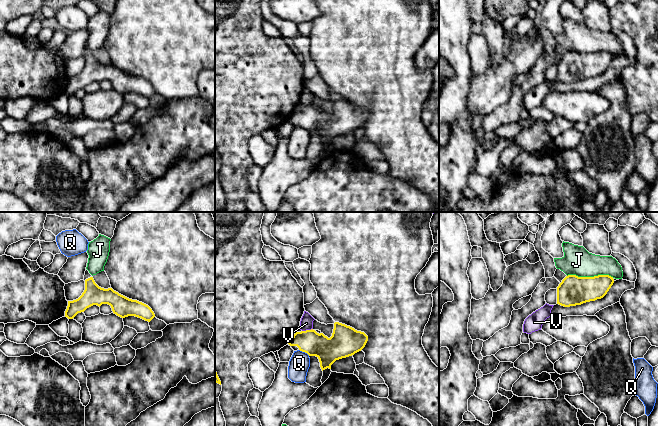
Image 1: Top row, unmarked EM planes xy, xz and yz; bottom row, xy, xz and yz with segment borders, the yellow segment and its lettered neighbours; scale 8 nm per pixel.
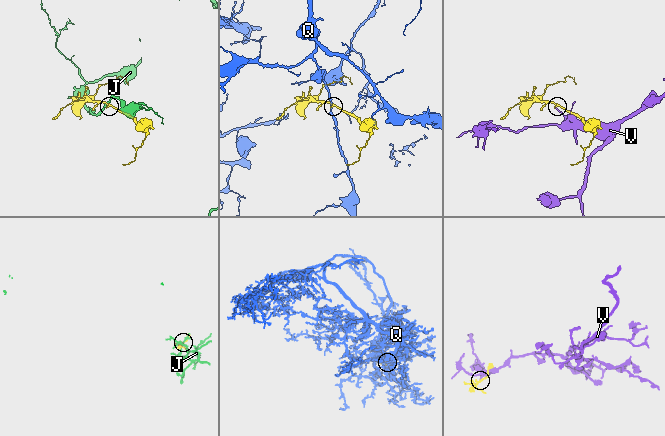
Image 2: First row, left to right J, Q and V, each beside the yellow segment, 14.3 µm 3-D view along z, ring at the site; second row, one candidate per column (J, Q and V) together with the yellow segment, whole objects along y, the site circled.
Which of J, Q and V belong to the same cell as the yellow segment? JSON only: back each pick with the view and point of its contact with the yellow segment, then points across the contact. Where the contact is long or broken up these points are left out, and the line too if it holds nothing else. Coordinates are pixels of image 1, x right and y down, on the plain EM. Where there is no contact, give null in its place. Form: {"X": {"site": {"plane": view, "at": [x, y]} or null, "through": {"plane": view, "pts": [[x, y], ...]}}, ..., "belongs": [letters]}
{"belongs": []}

